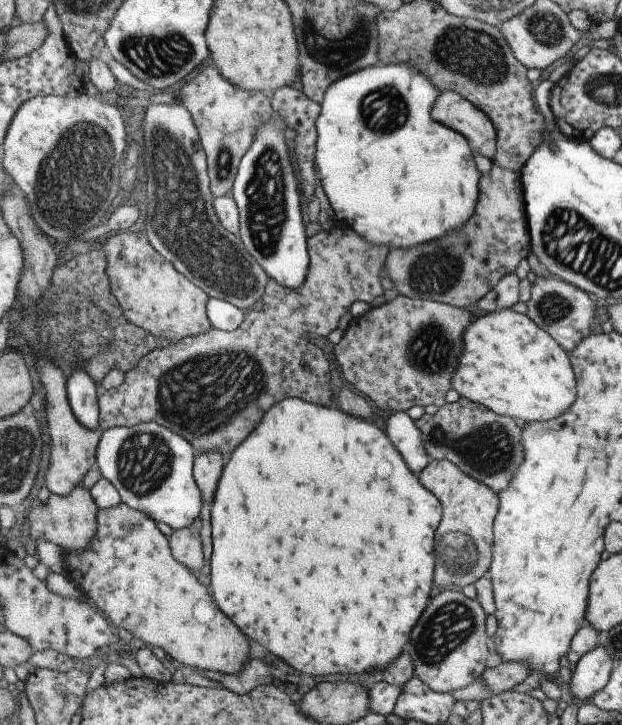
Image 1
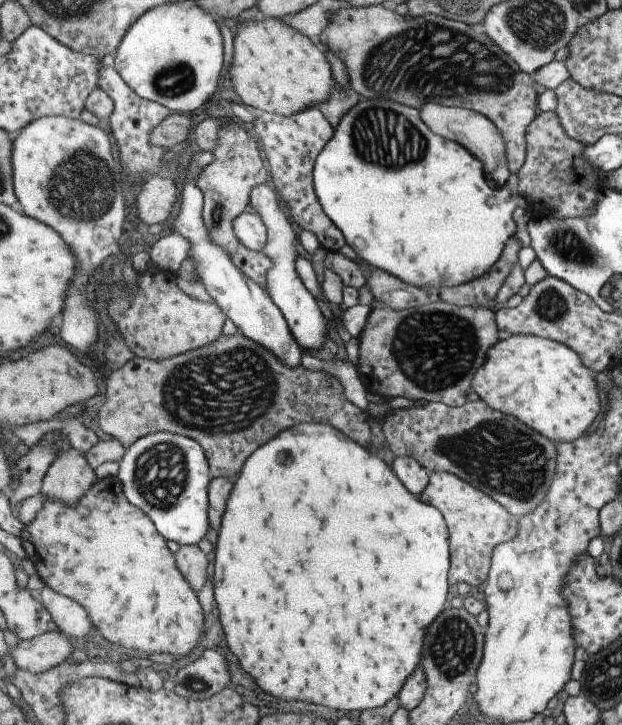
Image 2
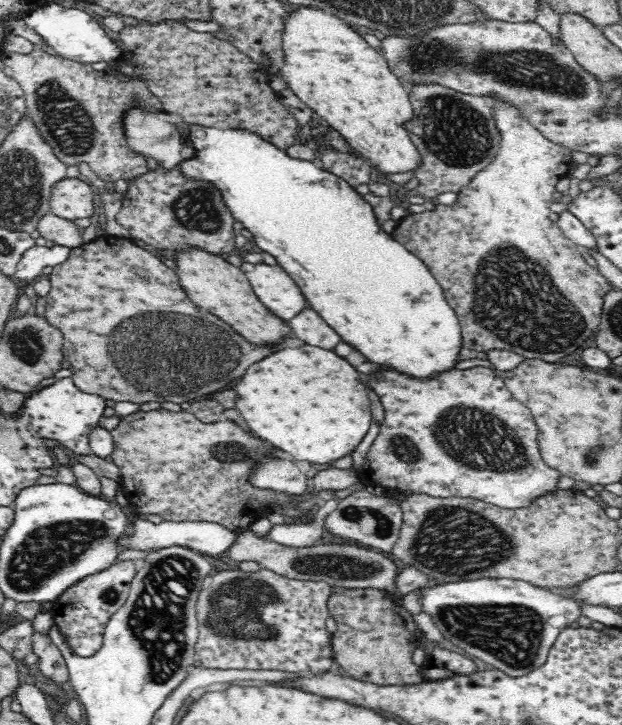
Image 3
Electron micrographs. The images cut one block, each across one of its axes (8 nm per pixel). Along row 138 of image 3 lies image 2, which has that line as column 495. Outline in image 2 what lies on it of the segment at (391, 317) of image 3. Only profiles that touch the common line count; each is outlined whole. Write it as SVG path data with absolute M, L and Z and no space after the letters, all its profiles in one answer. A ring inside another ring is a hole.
M367 100L365 104L355 106L343 118L341 126L335 132L335 138L327 144L327 148L317 158L317 166L315 166L315 190L317 190L317 196L319 196L319 202L321 202L323 210L339 226L339 230L345 234L349 246L357 252L357 256L361 260L369 262L371 266L375 266L379 270L385 270L385 272L401 278L403 282L407 282L411 286L425 288L425 290L431 290L431 288L451 290L451 288L467 286L467 284L473 284L473 282L485 278L497 266L497 262L505 254L505 248L509 246L509 242L517 234L515 210L523 208L525 212L529 212L529 206L531 206L531 202L525 196L521 196L521 194L513 196L507 188L497 190L489 182L489 178L487 178L485 164L475 154L471 154L465 146L433 134L427 128L427 124L421 120L421 112L419 110L413 110L409 106L403 106L403 104L397 104L397 102L389 102L389 100Z

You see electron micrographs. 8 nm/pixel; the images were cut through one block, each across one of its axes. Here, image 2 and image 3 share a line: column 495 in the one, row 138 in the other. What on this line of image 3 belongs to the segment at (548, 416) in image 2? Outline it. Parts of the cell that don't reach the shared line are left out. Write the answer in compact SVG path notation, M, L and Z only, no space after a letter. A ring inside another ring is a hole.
M292 6L282 16L280 78L314 110L318 120L338 130L352 148L372 160L372 166L388 176L416 168L418 152L404 130L404 124L412 120L408 88L390 70L386 56L368 46L344 18L310 6Z

